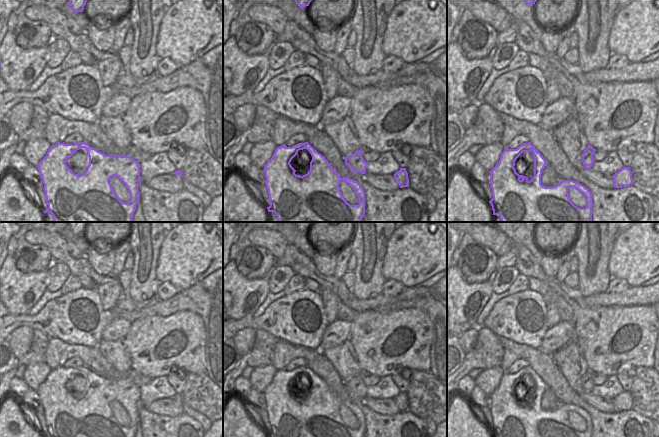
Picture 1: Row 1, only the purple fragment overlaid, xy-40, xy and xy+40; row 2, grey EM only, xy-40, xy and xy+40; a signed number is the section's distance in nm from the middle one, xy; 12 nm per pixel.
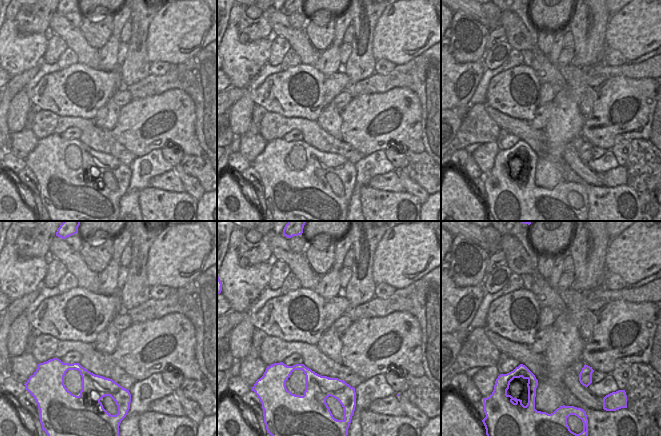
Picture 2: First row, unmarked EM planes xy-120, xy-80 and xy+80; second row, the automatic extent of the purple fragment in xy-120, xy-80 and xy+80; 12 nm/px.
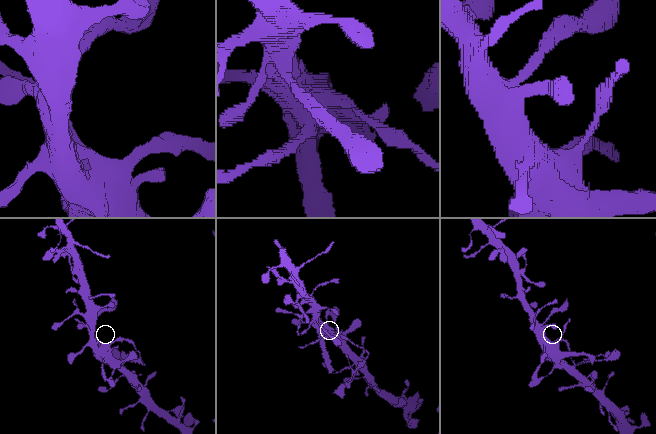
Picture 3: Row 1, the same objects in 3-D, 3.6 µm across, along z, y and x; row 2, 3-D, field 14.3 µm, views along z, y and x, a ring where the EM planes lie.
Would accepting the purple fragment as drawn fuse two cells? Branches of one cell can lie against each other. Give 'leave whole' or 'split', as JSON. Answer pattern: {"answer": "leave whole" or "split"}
{"answer": "split"}

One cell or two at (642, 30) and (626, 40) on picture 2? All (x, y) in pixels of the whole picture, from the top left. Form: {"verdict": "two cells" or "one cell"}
{"verdict": "one cell"}

